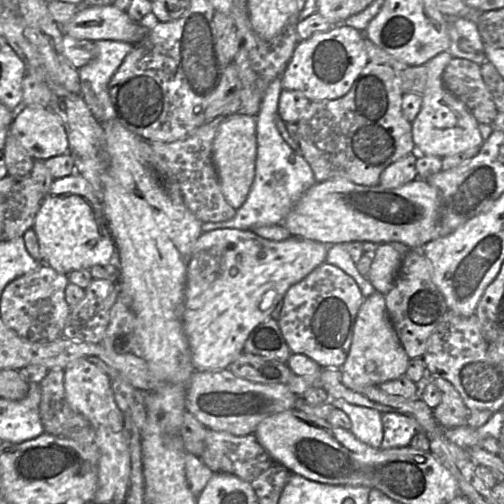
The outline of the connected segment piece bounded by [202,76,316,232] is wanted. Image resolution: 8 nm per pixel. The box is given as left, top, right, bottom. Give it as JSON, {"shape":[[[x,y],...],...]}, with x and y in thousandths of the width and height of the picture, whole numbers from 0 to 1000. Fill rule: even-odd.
{"shape":[[[552,151],[532,171],[508,230],[506,351],[490,395],[478,411],[468,415],[460,435],[444,440],[403,442],[403,460],[446,452],[500,456],[508,448],[560,444],[601,385],[627,361],[611,321],[567,284],[550,254],[548,228],[560,179],[558,151]]]}

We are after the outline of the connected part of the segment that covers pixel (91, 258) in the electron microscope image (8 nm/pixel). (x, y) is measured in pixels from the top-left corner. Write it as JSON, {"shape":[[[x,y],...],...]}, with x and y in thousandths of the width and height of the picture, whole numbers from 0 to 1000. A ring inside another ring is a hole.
{"shape":[[[155,343],[107,357],[69,431],[65,456],[75,472],[81,524],[93,524],[117,542],[177,534],[192,524],[236,524],[234,494],[204,407],[187,383],[183,367]]]}

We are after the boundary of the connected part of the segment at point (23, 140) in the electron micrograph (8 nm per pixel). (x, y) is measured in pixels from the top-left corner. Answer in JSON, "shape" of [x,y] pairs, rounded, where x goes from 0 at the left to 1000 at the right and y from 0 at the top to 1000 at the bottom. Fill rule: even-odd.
{"shape":[[[50,210],[24,238],[16,264],[26,268],[52,306],[71,315],[93,315],[137,302],[131,256],[117,228],[99,214]]]}

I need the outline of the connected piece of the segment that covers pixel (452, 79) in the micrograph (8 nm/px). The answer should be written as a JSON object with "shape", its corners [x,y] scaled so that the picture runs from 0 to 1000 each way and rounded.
{"shape":[[[897,113],[877,157],[883,175],[925,208],[950,246],[978,248],[988,218],[958,161],[952,129]]]}

